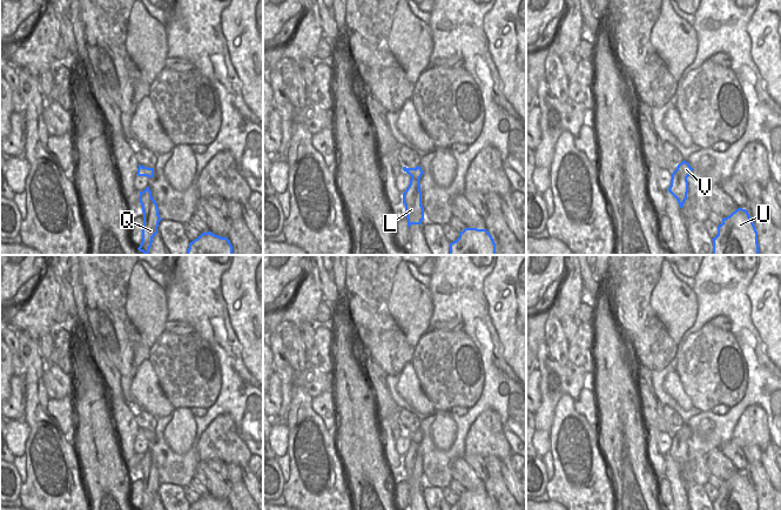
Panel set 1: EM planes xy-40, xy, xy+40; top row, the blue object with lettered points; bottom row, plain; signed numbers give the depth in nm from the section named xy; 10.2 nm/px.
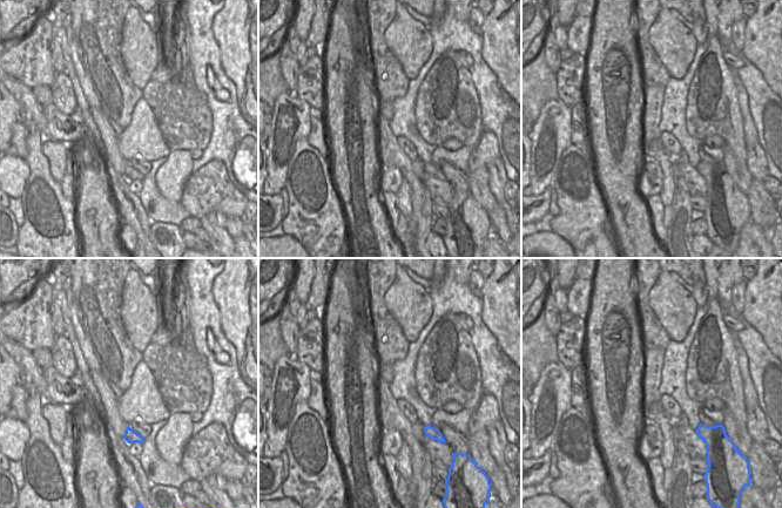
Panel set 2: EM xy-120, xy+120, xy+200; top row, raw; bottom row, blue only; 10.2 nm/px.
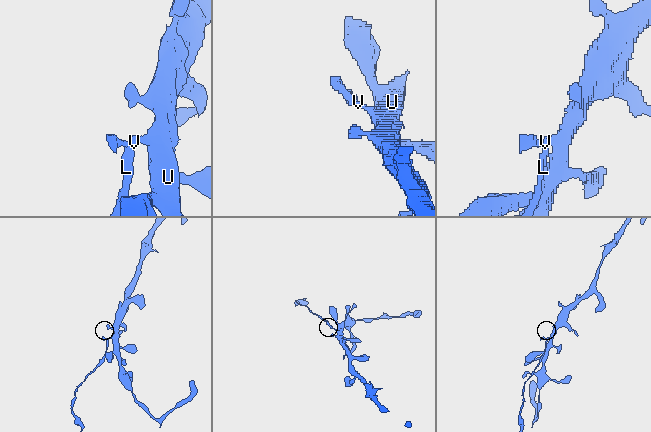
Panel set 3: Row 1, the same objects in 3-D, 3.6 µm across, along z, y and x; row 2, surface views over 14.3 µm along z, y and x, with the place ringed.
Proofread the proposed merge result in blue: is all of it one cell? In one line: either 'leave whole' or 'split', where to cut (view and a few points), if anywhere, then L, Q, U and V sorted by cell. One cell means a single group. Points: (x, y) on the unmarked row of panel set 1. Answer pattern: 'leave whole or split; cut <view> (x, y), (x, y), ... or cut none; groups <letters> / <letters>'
split; cut xy+40 (673, 435), (686, 441); groups L Q / U V

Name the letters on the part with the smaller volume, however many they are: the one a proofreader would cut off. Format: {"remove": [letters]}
{"remove": ["L", "Q"]}

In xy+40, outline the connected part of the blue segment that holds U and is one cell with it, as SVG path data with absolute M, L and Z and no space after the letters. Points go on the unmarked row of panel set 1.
M738 471L722 482L713 510L759 510L758 495L746 472Z

